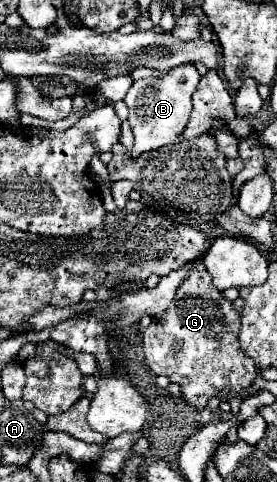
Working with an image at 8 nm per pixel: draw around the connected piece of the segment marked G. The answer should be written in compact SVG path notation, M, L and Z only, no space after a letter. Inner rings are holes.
M206 269L190 271L176 291L174 305L152 317L152 323L142 331L146 363L156 375L166 375L172 383L180 383L184 399L194 407L204 407L214 391L244 391L256 379L256 365L238 341L240 313L212 285Z

